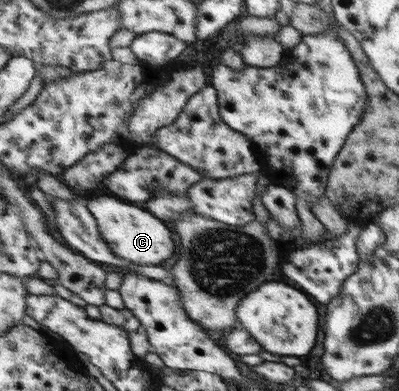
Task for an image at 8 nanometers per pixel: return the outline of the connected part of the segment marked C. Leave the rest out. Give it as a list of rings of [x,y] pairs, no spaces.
[[[114,197],[92,199],[88,203],[88,207],[94,213],[94,217],[98,219],[104,241],[108,241],[108,247],[112,249],[114,255],[118,255],[130,263],[144,265],[144,267],[158,266],[174,257],[176,243],[174,243],[172,229],[164,221],[154,217],[150,211],[144,211],[136,205],[124,203],[124,201],[114,199]]]

